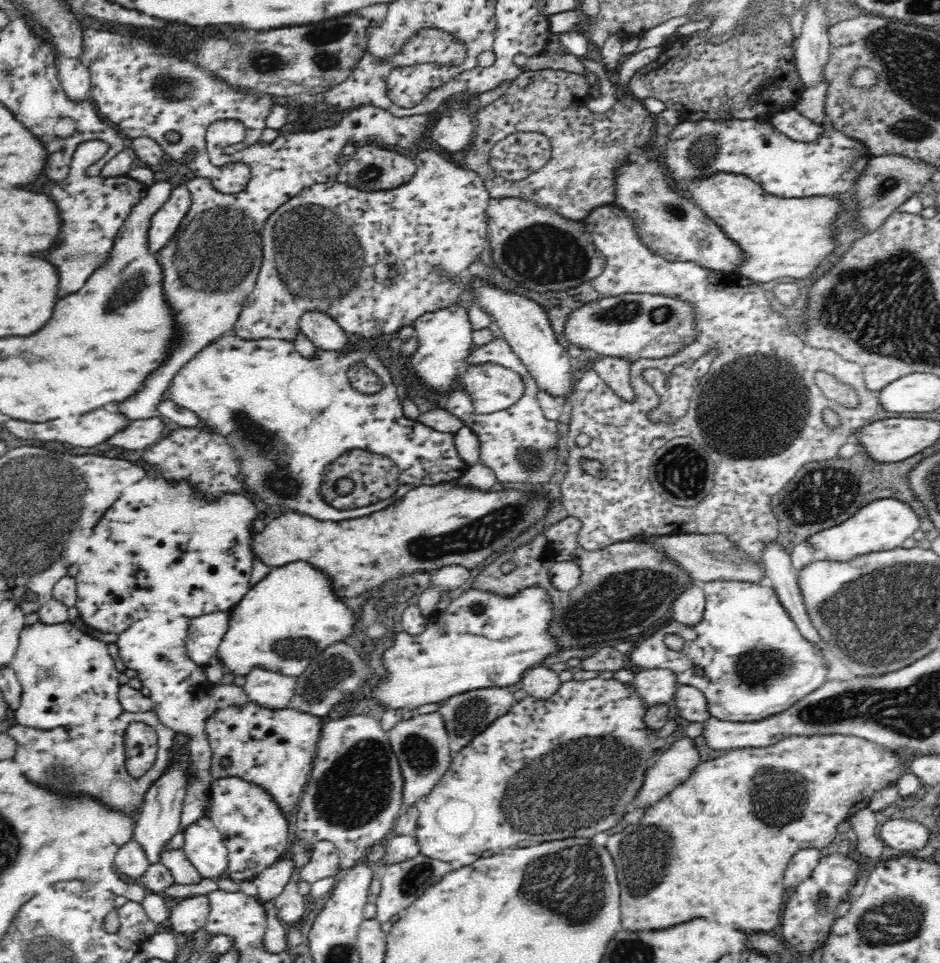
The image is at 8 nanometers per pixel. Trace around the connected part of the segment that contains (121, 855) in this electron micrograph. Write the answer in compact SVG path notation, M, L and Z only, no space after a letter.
M134 837L118 849L114 864L120 874L132 880L142 877L151 865L144 845Z

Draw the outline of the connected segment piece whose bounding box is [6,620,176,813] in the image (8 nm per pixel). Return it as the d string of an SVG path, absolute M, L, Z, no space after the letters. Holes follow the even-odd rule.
M39 620L22 629L11 665L22 685L21 701L14 715L18 725L6 730L18 744L13 758L22 764L30 764L34 776L44 776L46 784L58 784L58 788L86 788L86 792L98 792L100 799L114 809L130 813L138 810L145 792L169 765L176 732L162 724L153 709L137 713L124 710L118 698L120 672L108 652L108 643L82 632L78 626L68 621L46 624ZM134 722L151 726L156 731L158 740L155 759L138 777L130 775L130 771L126 769L126 730Z

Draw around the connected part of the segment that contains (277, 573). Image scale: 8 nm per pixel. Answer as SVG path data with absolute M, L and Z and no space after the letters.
M306 560L271 567L271 571L251 585L239 604L231 610L232 620L216 656L232 674L248 674L256 667L274 669L288 676L300 676L320 652L334 644L346 644L358 634L358 613L350 608L346 597L339 596L330 573Z

